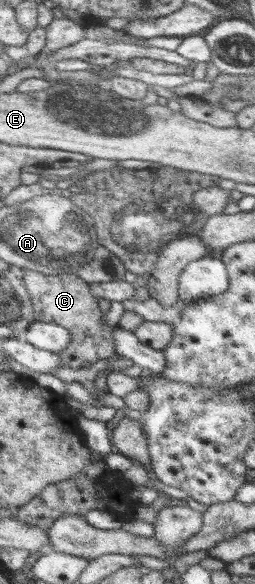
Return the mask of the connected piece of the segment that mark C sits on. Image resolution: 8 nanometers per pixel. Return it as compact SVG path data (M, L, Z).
M23 270L23 284L31 298L33 316L39 322L53 322L69 332L71 341L59 351L59 362L67 368L87 368L97 360L108 359L115 353L111 330L103 323L103 314L97 307L97 298L89 294L88 284L77 274L62 273L51 276L32 270Z

